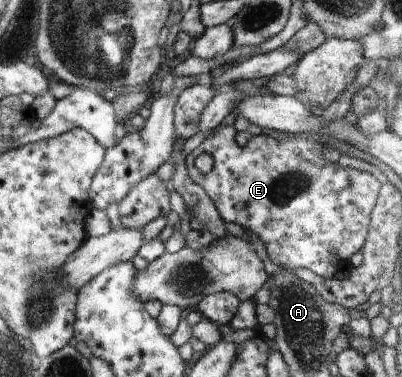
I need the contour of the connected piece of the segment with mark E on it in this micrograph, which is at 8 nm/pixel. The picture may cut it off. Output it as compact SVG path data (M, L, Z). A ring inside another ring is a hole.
M233 125L222 126L217 132L209 133L186 157L189 178L203 187L225 223L234 222L259 236L273 264L284 270L306 268L326 279L335 276L339 264L350 260L363 248L381 183L368 171L341 167L327 161L323 154L326 146L312 139L305 141L291 135L276 140L267 135L257 135L251 136L245 146L240 146L235 141L237 133ZM200 154L209 154L213 158L208 174L201 174L195 167L194 160Z

